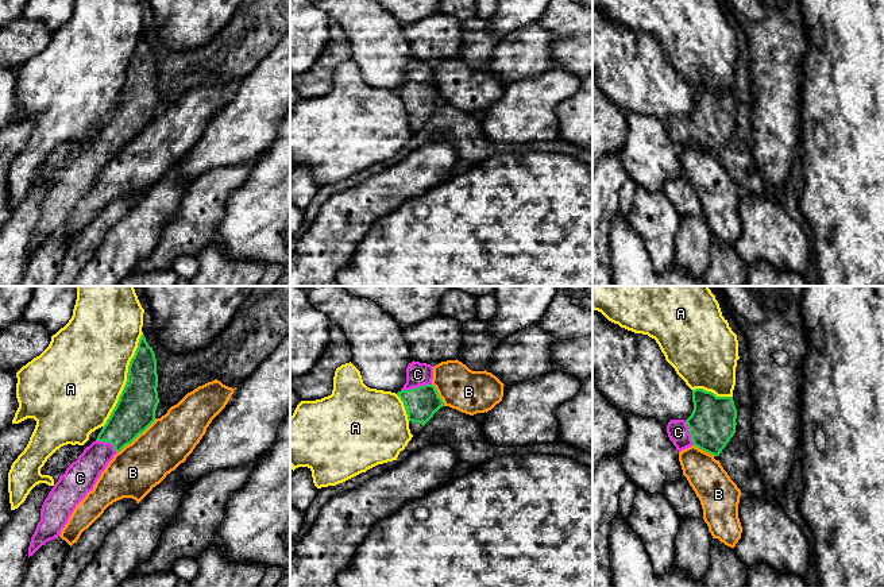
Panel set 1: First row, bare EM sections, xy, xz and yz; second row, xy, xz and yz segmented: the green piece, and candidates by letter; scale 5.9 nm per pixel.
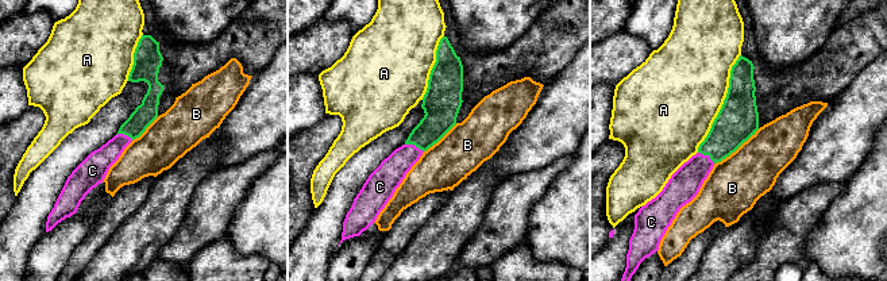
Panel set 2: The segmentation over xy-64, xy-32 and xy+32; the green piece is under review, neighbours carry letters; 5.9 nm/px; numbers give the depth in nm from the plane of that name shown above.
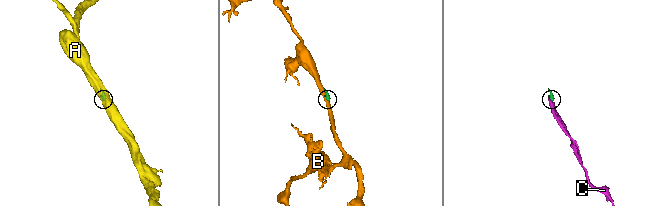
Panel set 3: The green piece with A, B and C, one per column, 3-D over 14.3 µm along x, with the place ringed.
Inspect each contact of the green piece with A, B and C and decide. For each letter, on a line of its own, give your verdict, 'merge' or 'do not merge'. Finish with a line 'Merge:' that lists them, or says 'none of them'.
A: do not merge
B: do not merge
C: merge
Merge: C

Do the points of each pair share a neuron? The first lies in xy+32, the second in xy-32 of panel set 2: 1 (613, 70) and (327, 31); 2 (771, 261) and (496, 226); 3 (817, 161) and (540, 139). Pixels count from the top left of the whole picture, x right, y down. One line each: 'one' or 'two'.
1: one
2: one
3: one

